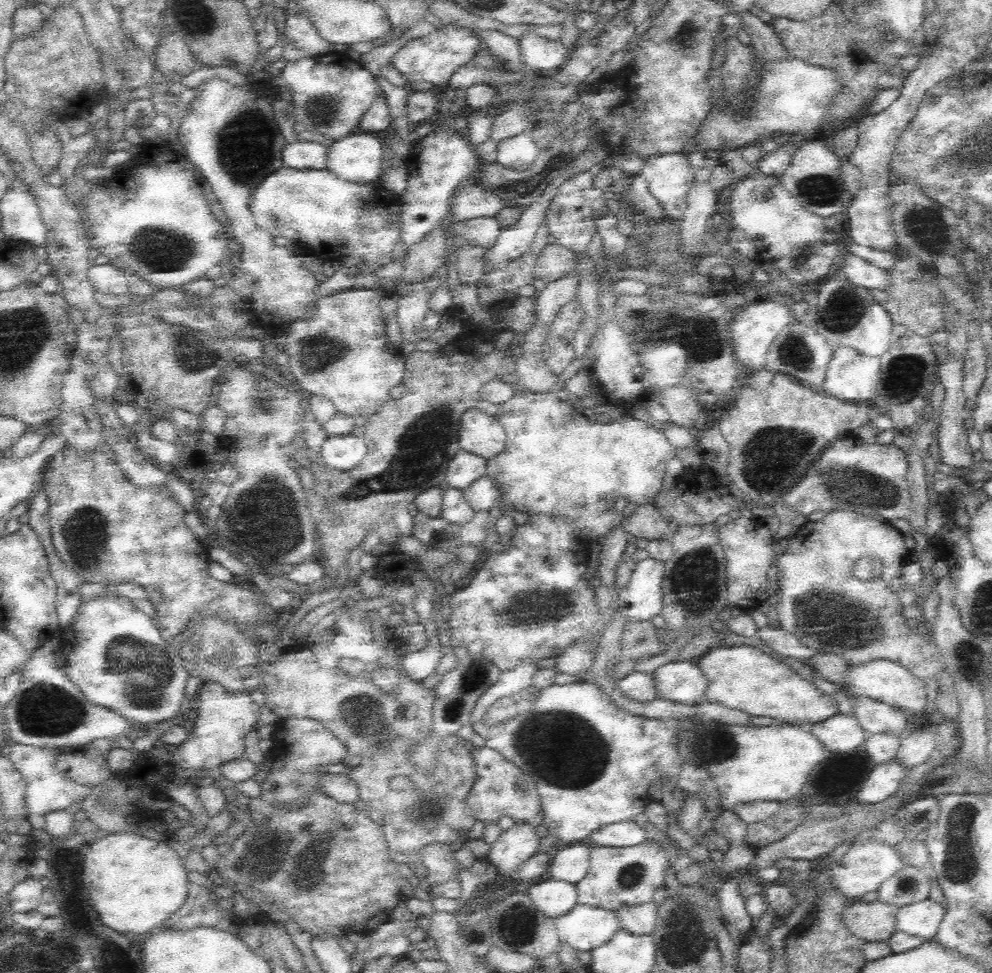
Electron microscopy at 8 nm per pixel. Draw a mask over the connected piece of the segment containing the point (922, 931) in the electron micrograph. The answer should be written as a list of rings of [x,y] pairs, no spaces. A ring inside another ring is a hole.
[[[926,898],[922,902],[898,908],[896,928],[898,932],[906,932],[912,936],[920,936],[922,940],[930,940],[932,936],[938,934],[944,914],[946,914],[946,908],[942,908],[942,904]]]

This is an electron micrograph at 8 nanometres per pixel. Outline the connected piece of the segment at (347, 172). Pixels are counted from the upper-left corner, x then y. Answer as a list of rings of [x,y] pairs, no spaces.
[[[354,132],[340,140],[328,142],[326,170],[352,184],[370,184],[382,176],[382,144],[372,134]]]

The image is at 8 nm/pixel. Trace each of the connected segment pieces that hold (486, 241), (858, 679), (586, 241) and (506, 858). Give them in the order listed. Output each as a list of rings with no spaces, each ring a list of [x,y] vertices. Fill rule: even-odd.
[[[478,218],[466,222],[452,222],[450,234],[468,240],[474,246],[490,248],[500,236],[500,224],[496,218]]]
[[[872,660],[872,662],[860,662],[860,664],[850,664],[846,674],[844,674],[844,688],[842,688],[850,698],[870,698],[870,700],[880,700],[884,704],[890,704],[894,708],[900,708],[906,714],[914,714],[926,708],[928,704],[928,694],[926,694],[926,682],[916,678],[906,666],[892,662],[892,660]]]
[[[594,172],[570,174],[570,178],[558,188],[558,194],[552,198],[552,204],[546,214],[546,228],[558,240],[560,246],[566,246],[576,252],[576,256],[584,254],[590,246],[590,240],[598,234],[596,228],[596,206],[604,202],[606,192],[594,186]]]
[[[514,824],[510,830],[504,830],[504,832],[498,836],[498,840],[490,846],[490,852],[488,852],[486,860],[496,866],[498,874],[510,874],[510,876],[512,876],[514,872],[518,872],[518,868],[520,868],[526,860],[530,860],[530,858],[538,852],[540,840],[542,840],[542,838],[538,838],[536,830],[534,830],[530,824]]]

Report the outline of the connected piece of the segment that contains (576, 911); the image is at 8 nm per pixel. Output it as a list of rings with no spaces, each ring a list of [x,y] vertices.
[[[576,904],[566,916],[556,918],[554,924],[560,942],[566,942],[576,952],[592,952],[602,944],[608,944],[620,930],[614,912],[586,904]]]

